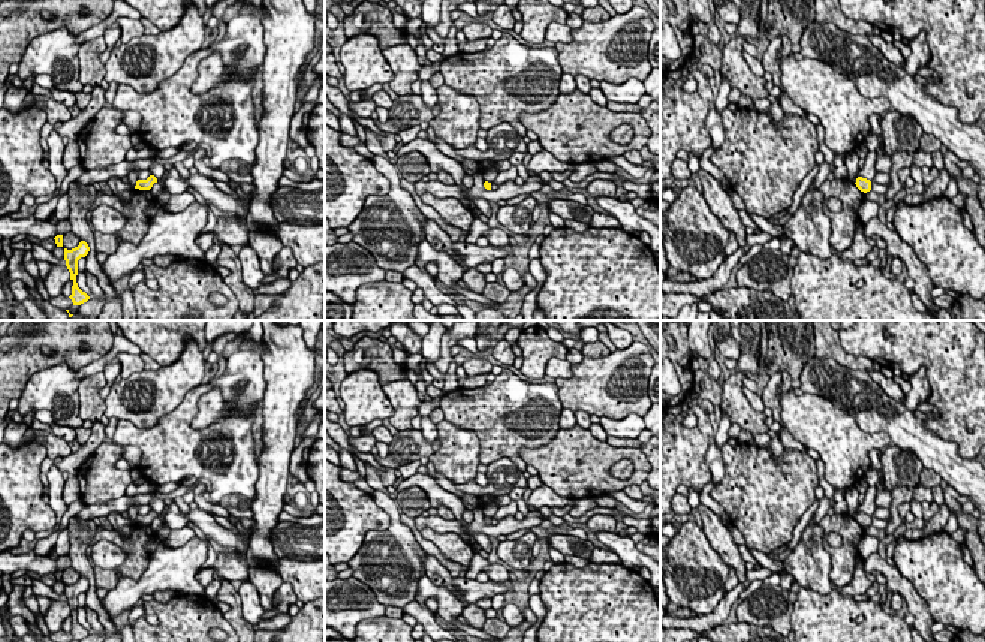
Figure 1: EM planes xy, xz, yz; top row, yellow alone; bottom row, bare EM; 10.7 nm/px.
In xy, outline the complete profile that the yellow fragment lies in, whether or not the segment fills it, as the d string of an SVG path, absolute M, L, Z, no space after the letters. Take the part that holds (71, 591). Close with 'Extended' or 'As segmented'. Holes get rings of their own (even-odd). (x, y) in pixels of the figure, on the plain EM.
M81 576L78 582L67 585L64 584L64 596L66 602L70 608L70 615L73 617L72 630L69 632L73 641L81 641L90 635L90 632L78 623L76 611L78 611L78 596L85 593L90 587L90 582L85 576Z. As segmented

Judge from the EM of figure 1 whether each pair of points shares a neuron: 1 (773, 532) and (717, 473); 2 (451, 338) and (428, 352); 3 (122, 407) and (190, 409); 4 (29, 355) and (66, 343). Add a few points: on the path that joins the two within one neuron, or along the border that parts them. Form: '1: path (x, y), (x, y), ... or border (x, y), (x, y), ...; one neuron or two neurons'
1: border (719, 448), (723, 478), (714, 485); two neurons
2: border (443, 335), (439, 344), (439, 356), (433, 362); two neurons
3: border (198, 385), (153, 425), (142, 428); two neurons
4: path (36, 344), (41, 340), (56, 340); one neuron

